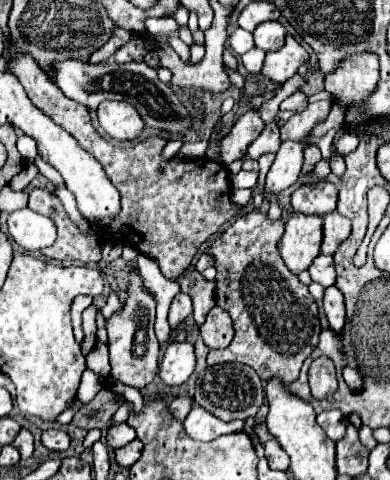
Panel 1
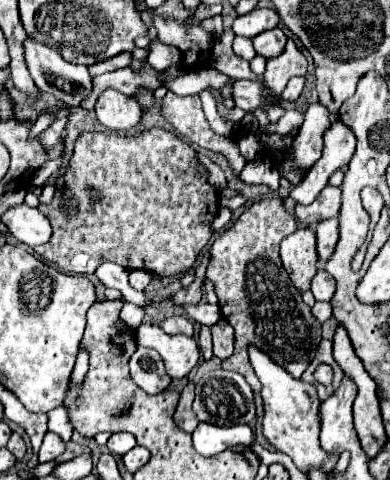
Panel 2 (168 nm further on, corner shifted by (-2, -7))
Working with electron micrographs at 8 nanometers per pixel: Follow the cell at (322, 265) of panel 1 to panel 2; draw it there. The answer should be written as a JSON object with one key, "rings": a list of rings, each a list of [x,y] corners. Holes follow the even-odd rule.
{"rings":[[[318,270],[318,274],[312,278],[312,294],[316,300],[328,302],[334,296],[334,278],[326,270]]]}

